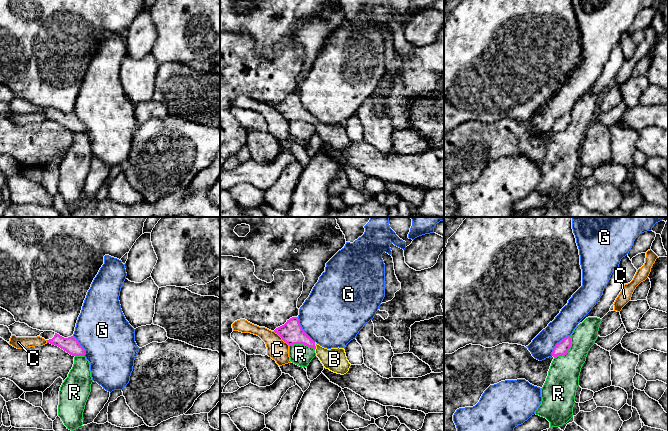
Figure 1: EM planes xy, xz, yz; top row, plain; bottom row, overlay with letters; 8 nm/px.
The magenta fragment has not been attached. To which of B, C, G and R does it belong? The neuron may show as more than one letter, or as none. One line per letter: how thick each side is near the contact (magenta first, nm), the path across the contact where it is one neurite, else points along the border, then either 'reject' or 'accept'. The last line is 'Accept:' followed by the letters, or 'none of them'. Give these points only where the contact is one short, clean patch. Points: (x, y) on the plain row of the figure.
B: 180 nm thick on the magenta side, 190 nm on the other; runs through xz (291, 108), (315, 122), (323, 130), (334, 135); accept
C: 180 nm thick on the magenta side, 170 nm on the other; border along xz (273, 107), (289, 121); reject
G: 180 nm thick on the magenta side, 480 nm on the other; border along xz (297, 93), (303, 107), (314, 118); reject
R: 110 nm thick on the magenta side, 260 nm on the other; border along yz (570, 112), (570, 124), (564, 130), (554, 133); reject
Accept: B

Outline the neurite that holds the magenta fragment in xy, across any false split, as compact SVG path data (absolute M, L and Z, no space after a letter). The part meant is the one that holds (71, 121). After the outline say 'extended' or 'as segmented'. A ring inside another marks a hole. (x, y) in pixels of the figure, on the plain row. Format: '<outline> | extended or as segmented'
M44 107L39 112L44 114L47 119L60 123L72 132L85 131L85 125L74 112L64 114L53 107Z | extended

